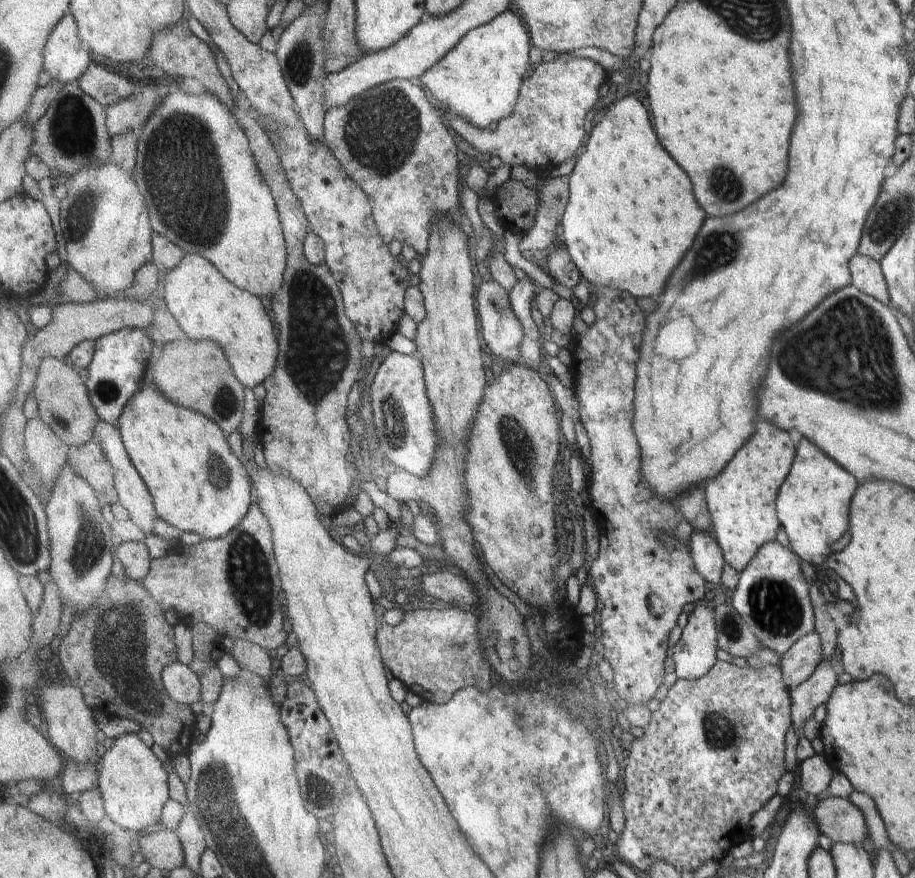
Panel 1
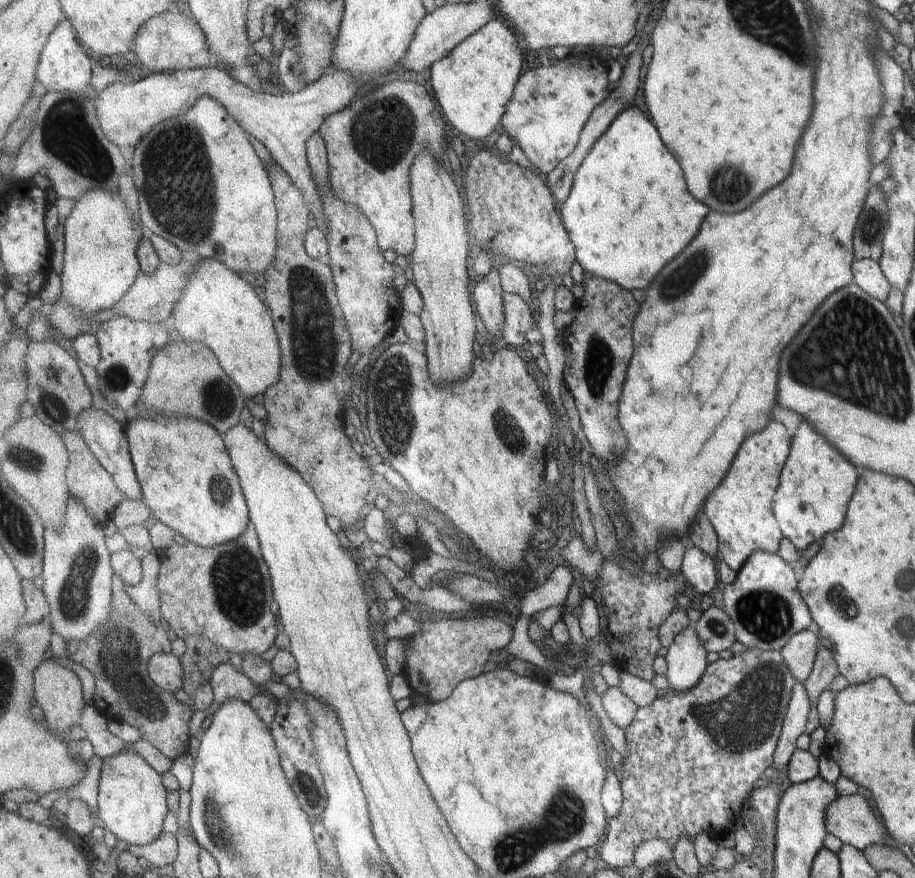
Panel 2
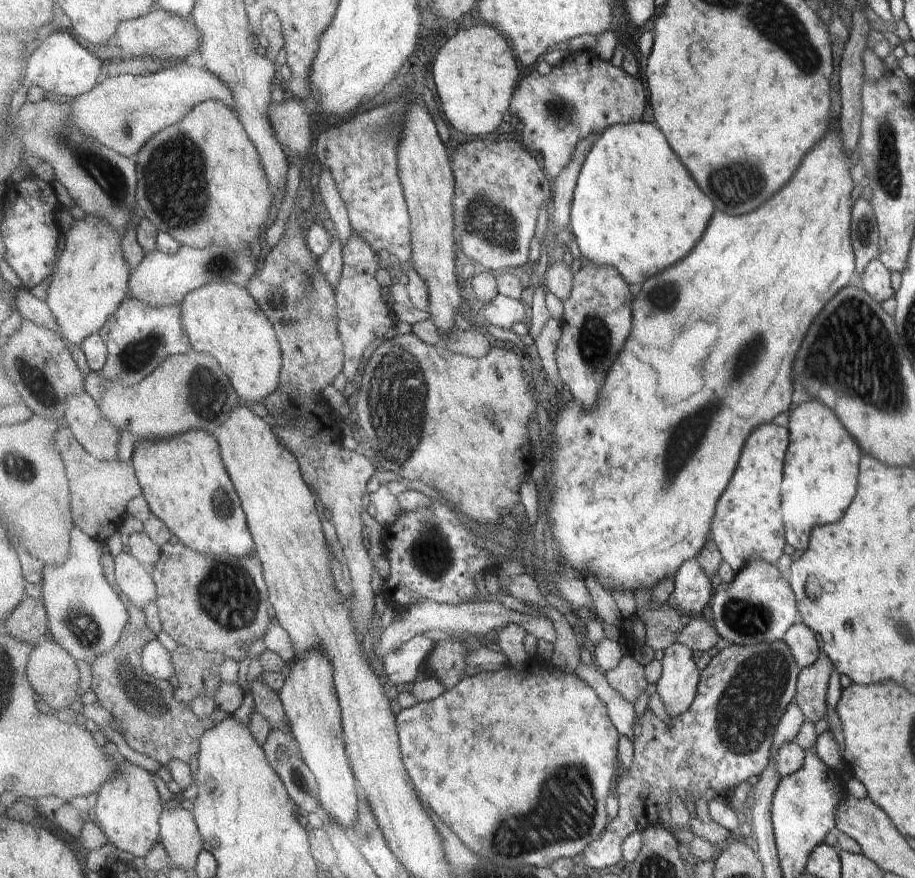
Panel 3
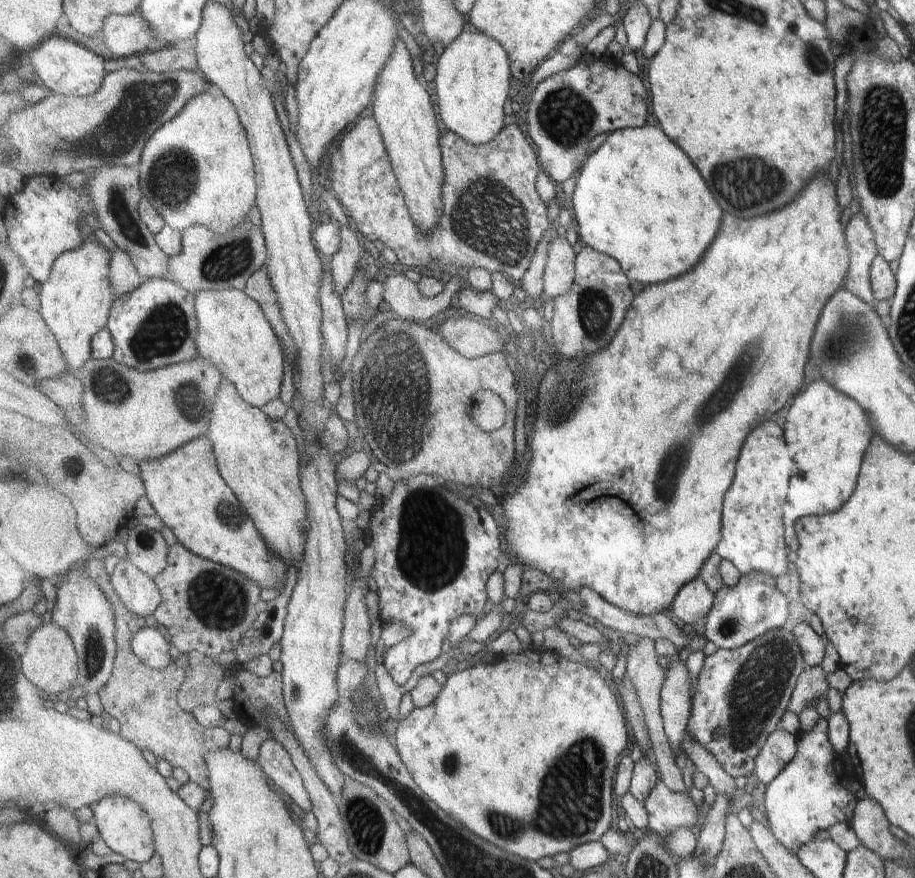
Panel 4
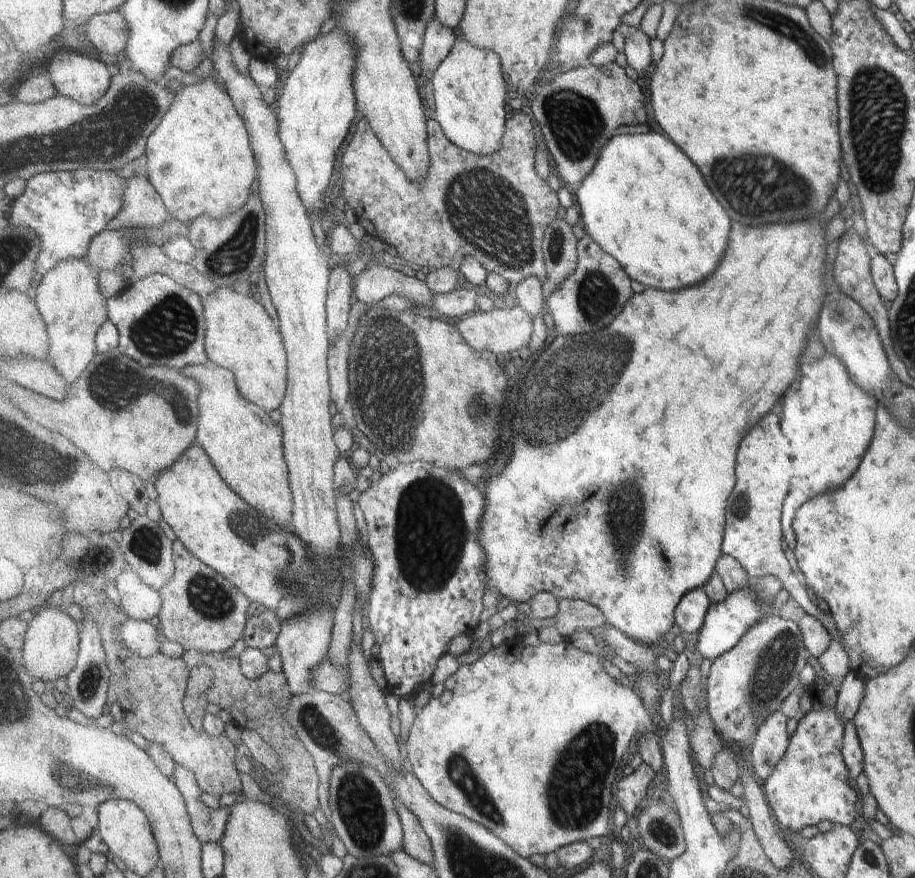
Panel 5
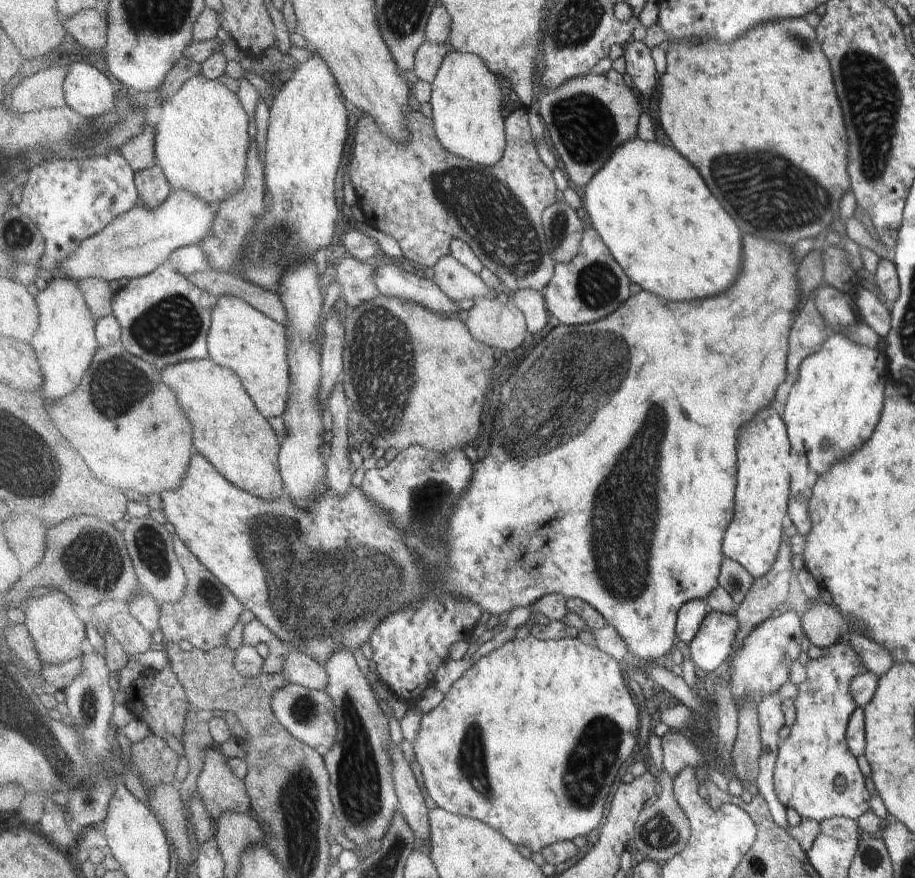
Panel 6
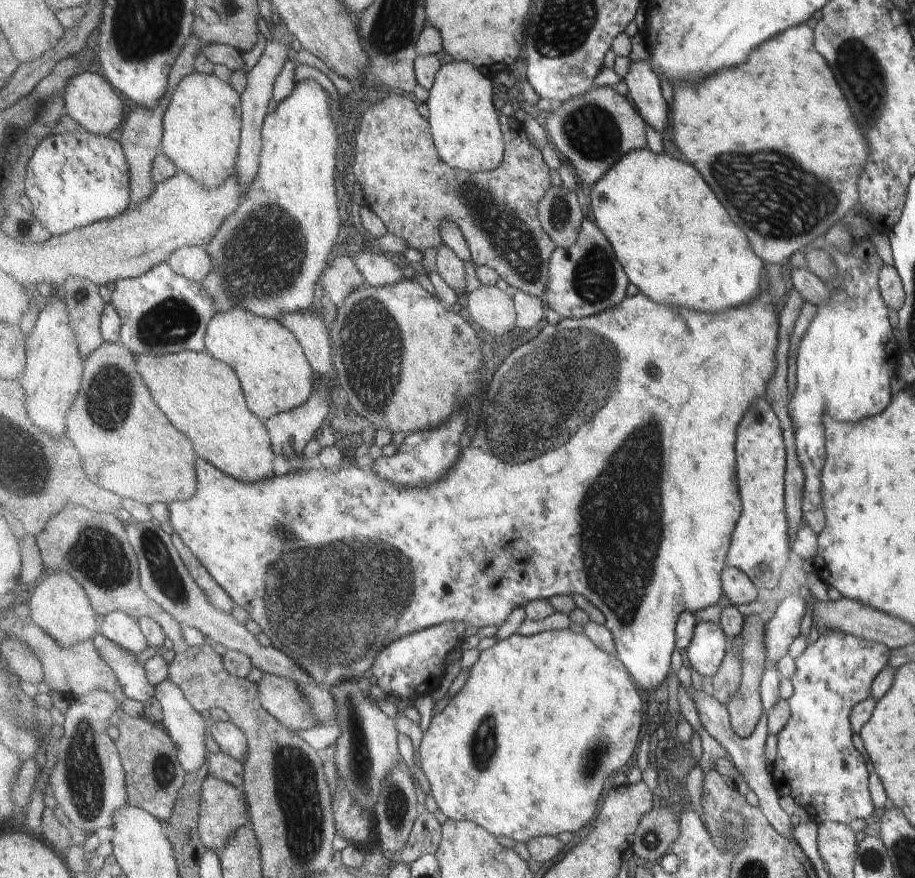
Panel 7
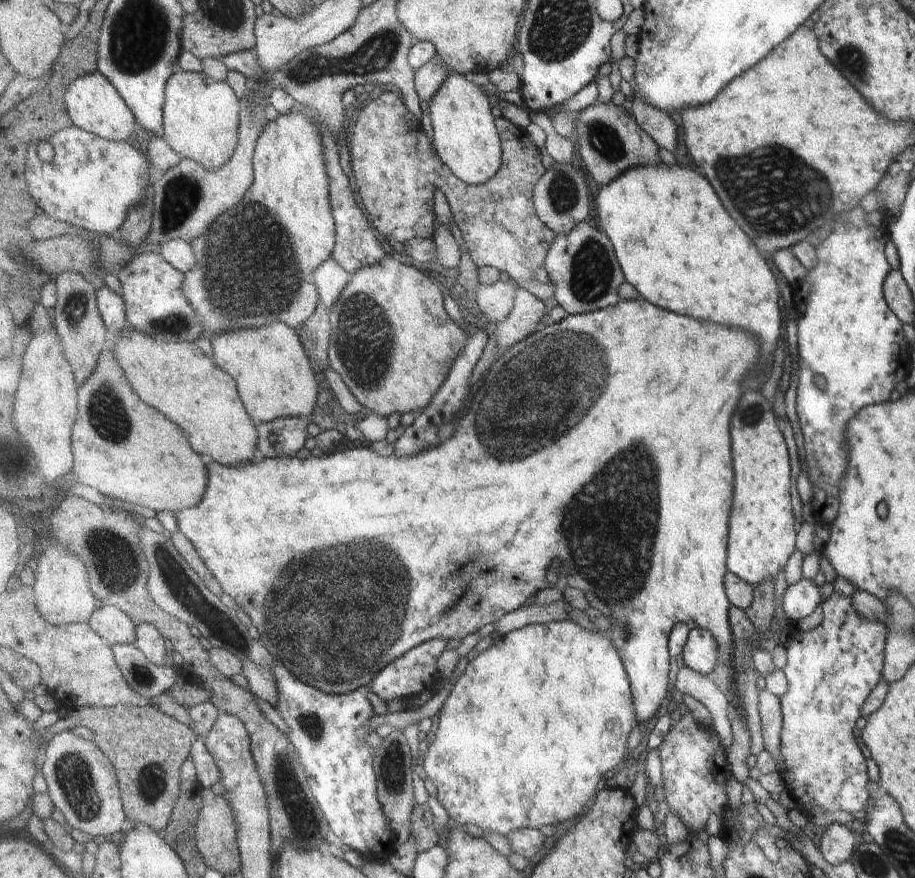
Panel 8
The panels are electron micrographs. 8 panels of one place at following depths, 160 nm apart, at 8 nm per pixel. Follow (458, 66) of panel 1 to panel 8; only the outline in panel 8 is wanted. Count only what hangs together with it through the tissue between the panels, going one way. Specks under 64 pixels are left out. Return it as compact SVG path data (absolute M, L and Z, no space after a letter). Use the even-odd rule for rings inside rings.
M452 70L447 82L429 105L434 128L434 150L439 159L466 184L481 185L495 178L502 171L504 152L496 119L493 118L493 108L489 98L483 94L483 88Z

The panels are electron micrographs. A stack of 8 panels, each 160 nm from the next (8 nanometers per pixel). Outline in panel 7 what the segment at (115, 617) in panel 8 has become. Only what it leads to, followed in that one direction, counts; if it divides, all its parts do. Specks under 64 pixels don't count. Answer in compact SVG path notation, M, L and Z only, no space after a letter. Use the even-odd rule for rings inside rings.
M113 611L100 620L100 630L107 638L117 642L121 648L131 651L135 656L145 652L148 643L138 619L123 611Z

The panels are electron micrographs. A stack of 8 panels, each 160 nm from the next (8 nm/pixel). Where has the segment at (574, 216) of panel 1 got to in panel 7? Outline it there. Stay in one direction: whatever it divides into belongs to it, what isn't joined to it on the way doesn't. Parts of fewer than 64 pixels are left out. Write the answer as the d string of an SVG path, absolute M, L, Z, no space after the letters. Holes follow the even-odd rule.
M649 147L631 151L611 168L597 184L591 186L590 194L587 198L596 224L603 231L603 234L607 236L607 240L611 240L611 244L613 244L617 256L619 256L618 259L623 264L623 268L627 268L627 276L631 276L631 283L639 286L643 290L643 294L651 296L651 300L655 300L659 304L667 304L667 306L687 306L687 308L701 310L701 312L717 312L717 310L727 310L727 308L753 303L761 294L761 289L759 289L761 266L763 266L761 260L757 258L757 253L749 240L747 240L745 232L731 220L729 212L723 208L723 204L719 202L719 198L715 196L711 186L705 182L705 178L695 170L695 166L691 163L673 158L669 154L655 153Z

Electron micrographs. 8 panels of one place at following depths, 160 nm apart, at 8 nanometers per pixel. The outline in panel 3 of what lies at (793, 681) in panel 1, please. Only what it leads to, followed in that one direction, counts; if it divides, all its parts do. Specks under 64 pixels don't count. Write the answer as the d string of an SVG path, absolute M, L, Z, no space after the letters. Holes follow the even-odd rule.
M800 620L785 631L782 640L787 644L799 668L811 666L819 656L815 633Z

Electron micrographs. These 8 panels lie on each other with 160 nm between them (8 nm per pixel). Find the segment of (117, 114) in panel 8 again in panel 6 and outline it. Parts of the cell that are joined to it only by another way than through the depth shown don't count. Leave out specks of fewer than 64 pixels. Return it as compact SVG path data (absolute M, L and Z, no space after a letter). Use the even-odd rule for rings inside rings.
M92 60L69 62L64 91L66 104L88 119L116 111L115 88L109 78L95 68Z

